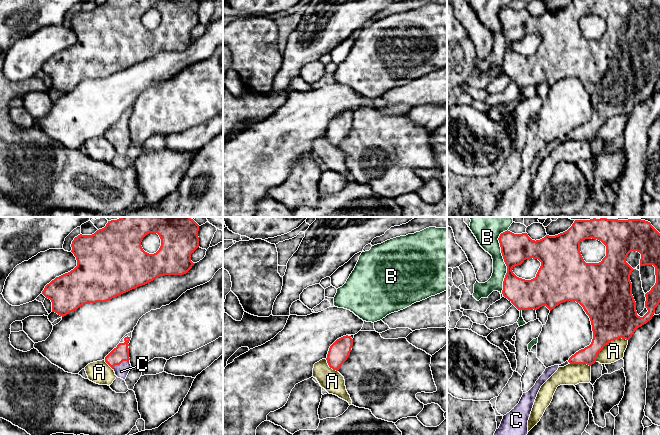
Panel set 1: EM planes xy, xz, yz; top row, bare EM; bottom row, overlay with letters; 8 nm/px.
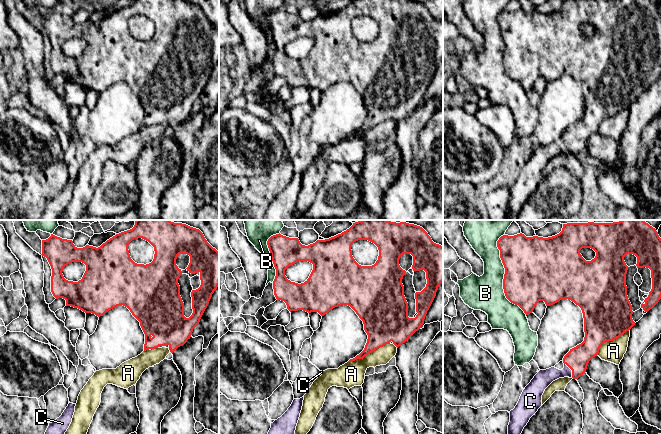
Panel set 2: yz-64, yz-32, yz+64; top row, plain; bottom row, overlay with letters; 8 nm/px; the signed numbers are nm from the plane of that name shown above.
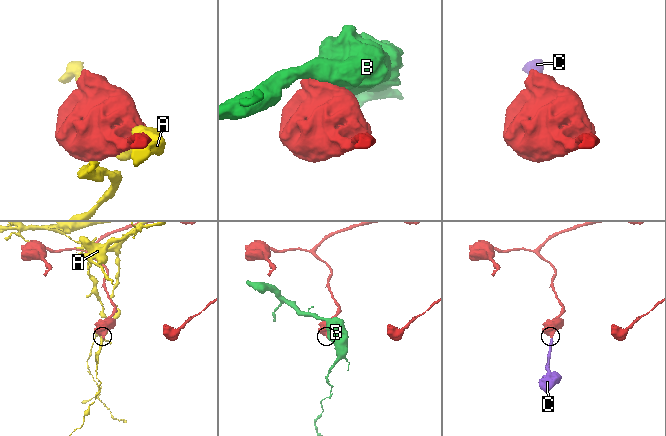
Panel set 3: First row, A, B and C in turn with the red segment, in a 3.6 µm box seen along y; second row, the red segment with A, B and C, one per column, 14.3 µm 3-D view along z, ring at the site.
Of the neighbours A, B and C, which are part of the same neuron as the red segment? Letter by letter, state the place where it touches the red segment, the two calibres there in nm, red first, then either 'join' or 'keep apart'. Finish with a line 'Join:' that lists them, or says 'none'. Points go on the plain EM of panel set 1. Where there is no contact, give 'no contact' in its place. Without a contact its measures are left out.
A: meets red in yz at (608, 118); 380 nm thick on the red side, 160 nm on the other; keep apart
B: meets red in yz at (504, 37); 240 nm thick on the red side, 180 nm on the other; keep apart
C: meets red in xy at (120, 139); 130 nm thick on the red side, 110 nm on the other; join
Join: C

